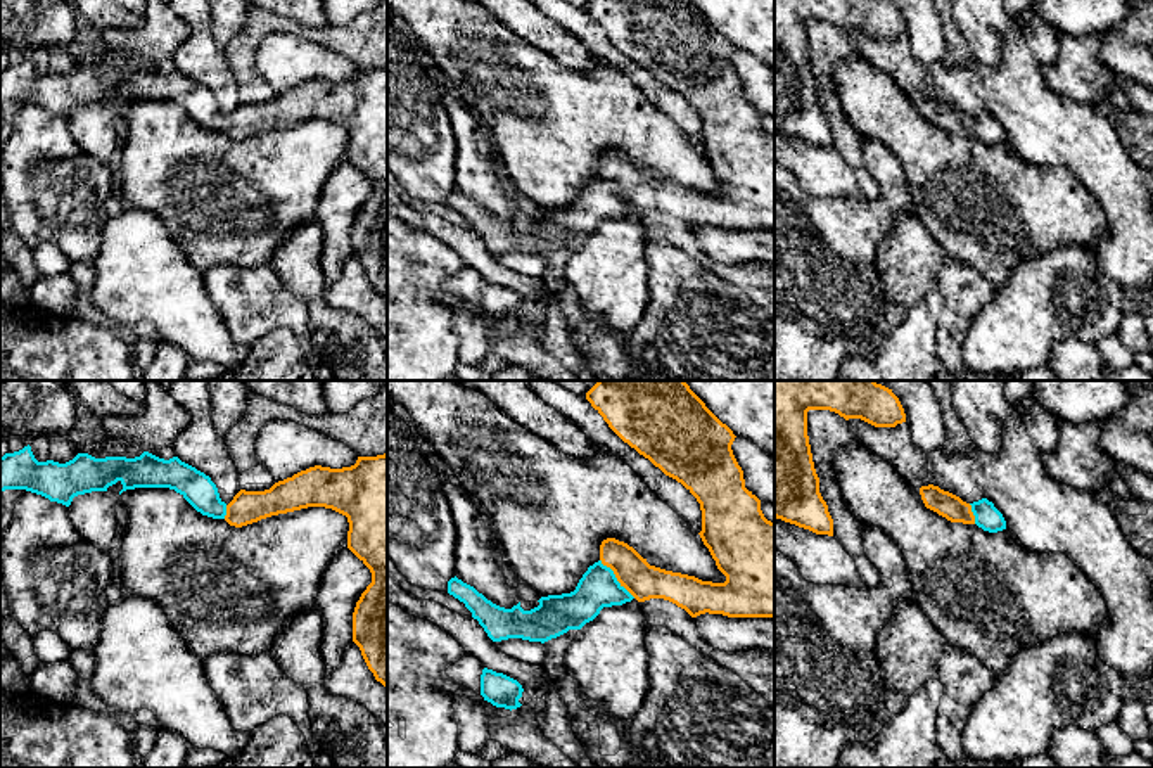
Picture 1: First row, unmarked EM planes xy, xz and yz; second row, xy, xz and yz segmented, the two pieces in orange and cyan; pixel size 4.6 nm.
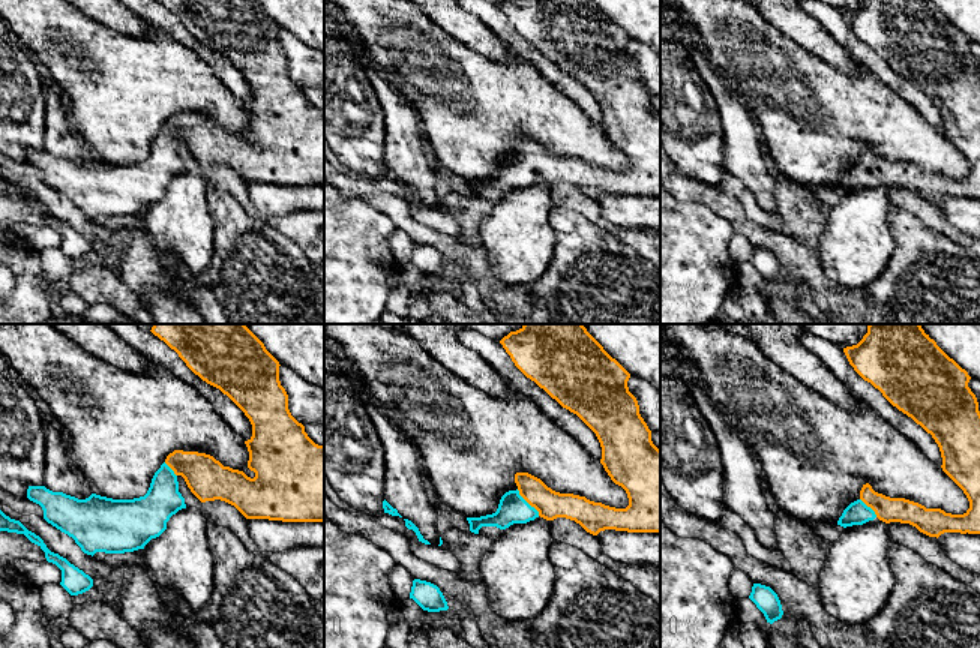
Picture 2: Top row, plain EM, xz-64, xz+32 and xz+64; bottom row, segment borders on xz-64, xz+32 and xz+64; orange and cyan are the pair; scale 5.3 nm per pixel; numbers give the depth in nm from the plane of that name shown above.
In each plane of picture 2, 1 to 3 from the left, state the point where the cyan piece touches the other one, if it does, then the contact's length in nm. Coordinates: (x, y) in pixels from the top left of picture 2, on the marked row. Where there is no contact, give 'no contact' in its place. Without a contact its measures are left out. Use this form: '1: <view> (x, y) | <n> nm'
1: xz-64 (171, 468) | 100 nm
2: xz+32 (529, 503) | 190 nm
3: xz+64 (869, 506) | 140 nm

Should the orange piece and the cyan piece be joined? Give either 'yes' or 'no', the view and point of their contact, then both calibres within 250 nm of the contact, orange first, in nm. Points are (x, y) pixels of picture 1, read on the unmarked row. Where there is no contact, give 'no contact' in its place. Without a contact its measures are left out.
yes | xz (616, 189) | 170/190 nm

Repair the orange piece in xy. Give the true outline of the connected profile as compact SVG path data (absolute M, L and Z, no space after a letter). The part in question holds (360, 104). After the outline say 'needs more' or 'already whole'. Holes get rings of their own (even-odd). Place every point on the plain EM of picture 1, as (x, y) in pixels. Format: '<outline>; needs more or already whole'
M29 57L0 69L0 106L5 102L26 102L66 119L71 118L74 109L107 104L118 93L123 97L119 107L135 100L175 102L202 128L225 131L235 140L308 119L325 119L346 128L349 135L347 161L372 185L372 195L361 206L353 225L353 254L360 259L375 292L387 301L387 66L358 69L354 78L342 81L315 78L275 95L264 104L240 102L228 118L220 111L218 100L209 88L178 69L164 73L143 64L135 71L95 71L88 66L78 66L73 73L59 76L54 73L38 74Z; needs more

